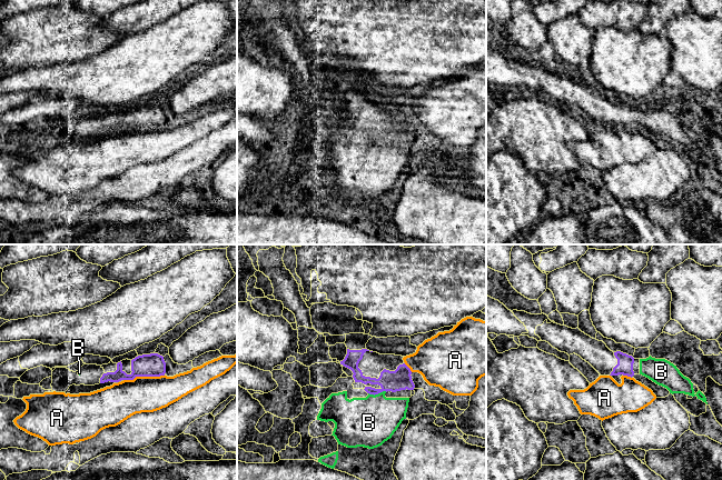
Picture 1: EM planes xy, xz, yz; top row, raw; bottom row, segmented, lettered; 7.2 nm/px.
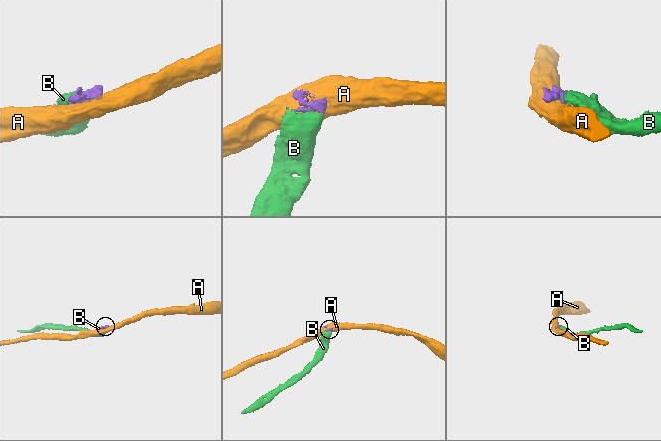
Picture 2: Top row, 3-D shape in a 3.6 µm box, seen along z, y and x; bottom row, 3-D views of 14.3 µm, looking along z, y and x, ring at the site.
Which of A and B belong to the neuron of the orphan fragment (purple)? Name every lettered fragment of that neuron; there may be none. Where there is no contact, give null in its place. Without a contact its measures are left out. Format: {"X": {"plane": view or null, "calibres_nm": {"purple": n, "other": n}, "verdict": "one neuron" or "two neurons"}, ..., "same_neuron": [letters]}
{"A": {"plane": "xy", "calibres_nm": {"purple": 170, "other": 260}, "verdict": "two neurons"}, "B": {"plane": "xz", "calibres_nm": {"purple": 160, "other": 360}, "verdict": "one neuron"}, "same_neuron": ["B"]}

